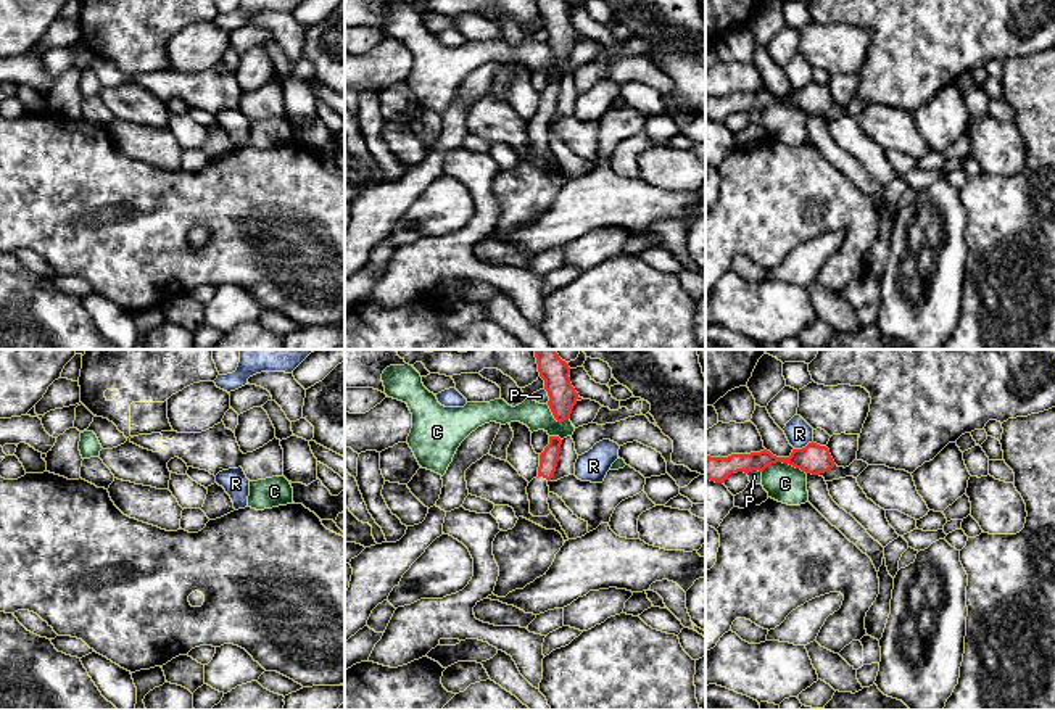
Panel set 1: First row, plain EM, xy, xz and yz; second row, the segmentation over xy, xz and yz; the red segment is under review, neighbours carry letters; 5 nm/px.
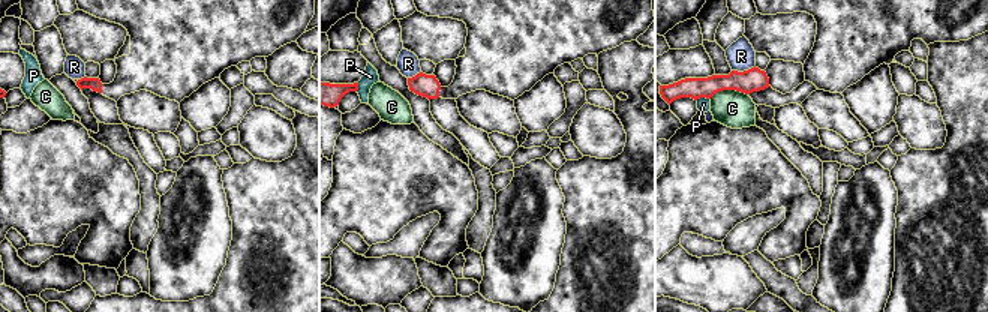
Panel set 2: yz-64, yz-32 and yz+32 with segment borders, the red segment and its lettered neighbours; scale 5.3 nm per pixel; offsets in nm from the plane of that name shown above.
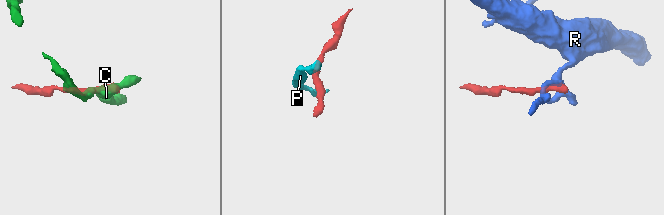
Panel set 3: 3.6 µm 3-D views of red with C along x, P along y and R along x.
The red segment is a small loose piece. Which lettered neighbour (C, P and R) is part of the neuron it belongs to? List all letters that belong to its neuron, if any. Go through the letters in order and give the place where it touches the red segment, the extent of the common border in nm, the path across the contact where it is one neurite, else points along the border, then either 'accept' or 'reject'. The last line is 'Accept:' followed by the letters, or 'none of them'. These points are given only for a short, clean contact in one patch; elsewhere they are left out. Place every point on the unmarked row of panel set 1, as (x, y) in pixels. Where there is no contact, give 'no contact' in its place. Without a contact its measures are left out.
C: contact yz (785, 102); length 220 nm; border yz (762, 110), (777, 102), (788, 102), (806, 113); reject
P: contact xz (548, 34); length 80 nm; border xz (545, 28), (548, 42); reject
R: contact yz (802, 87); length 110 nm; border yz (812, 79), (794, 89); reject
Accept: none of them

